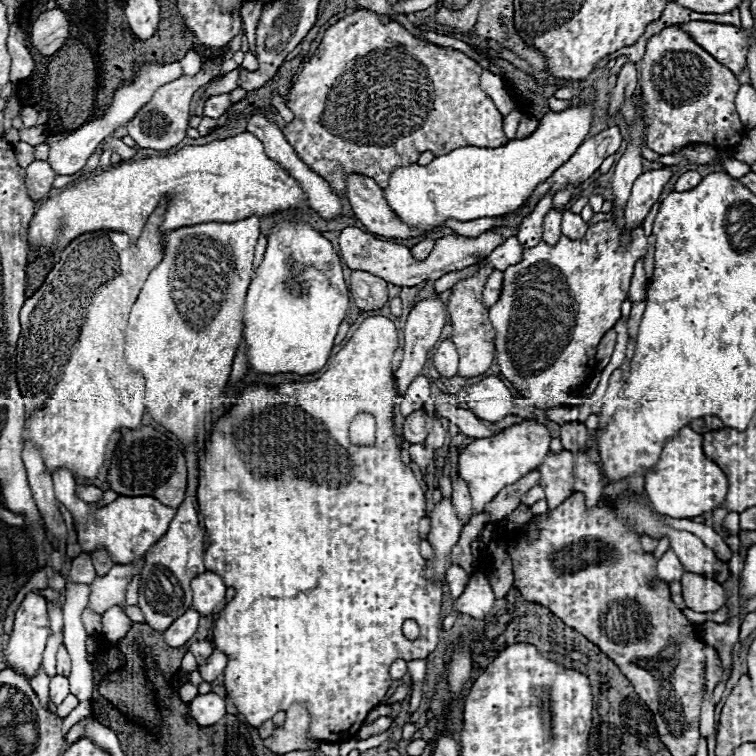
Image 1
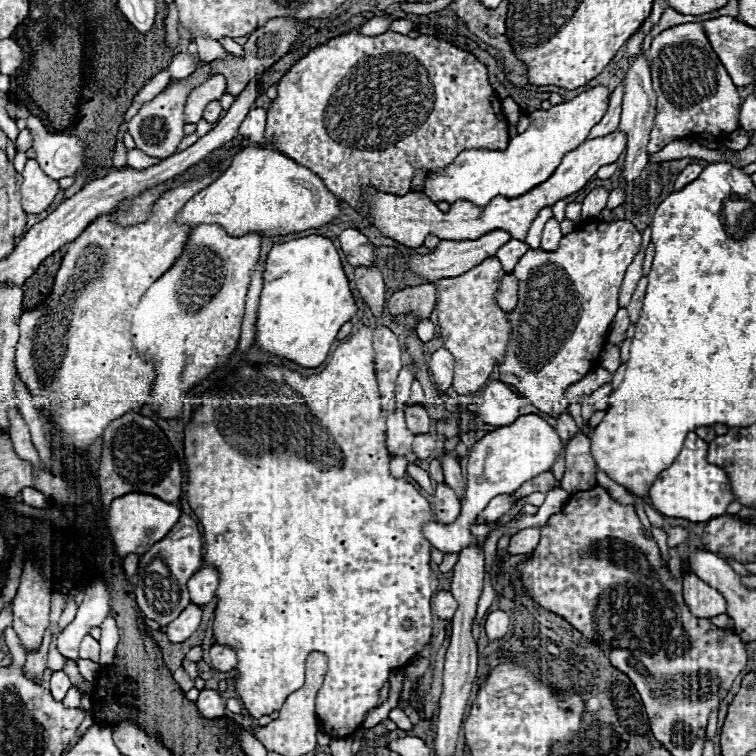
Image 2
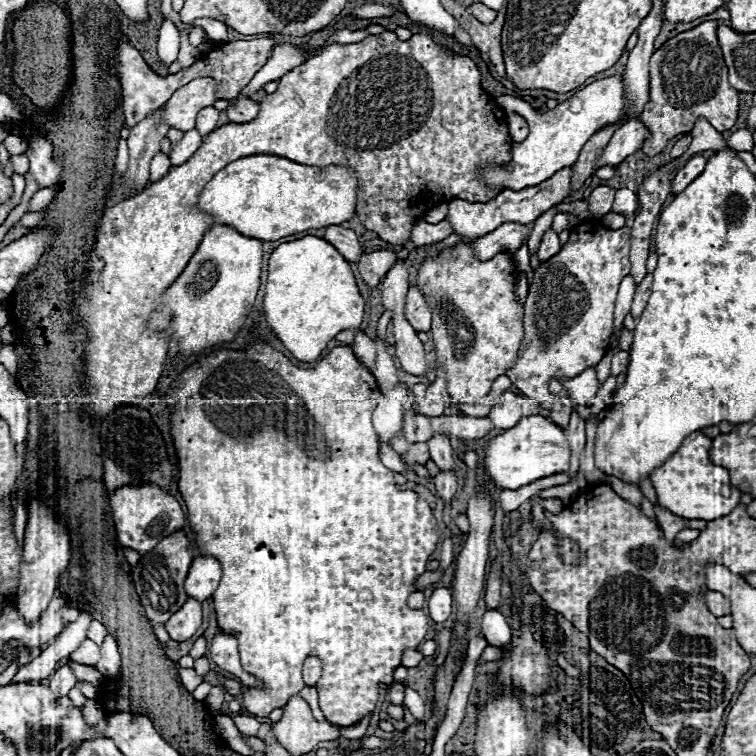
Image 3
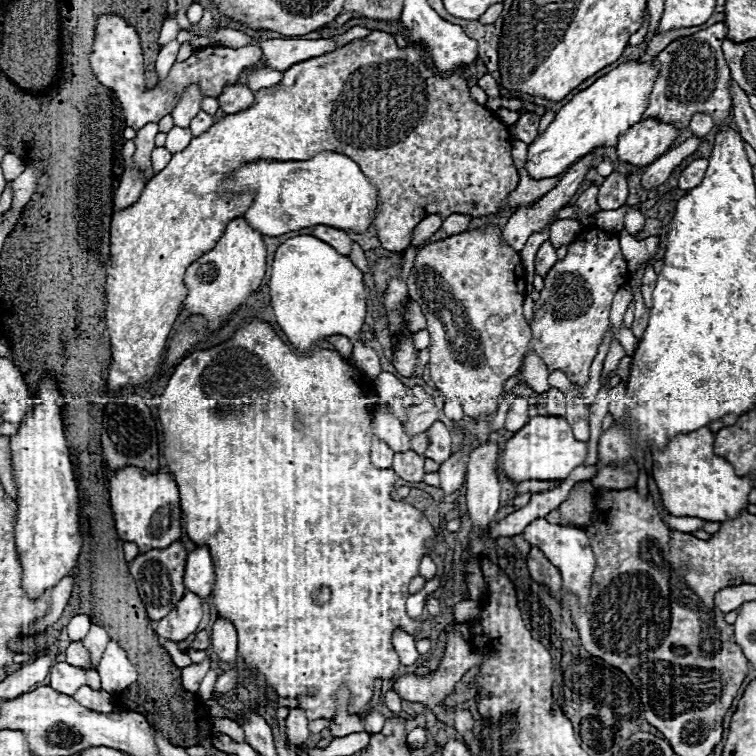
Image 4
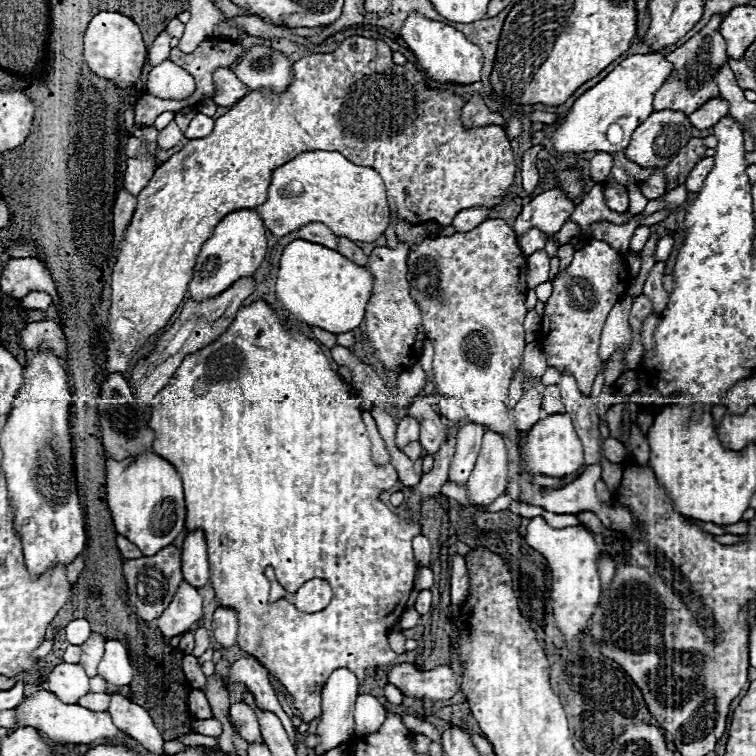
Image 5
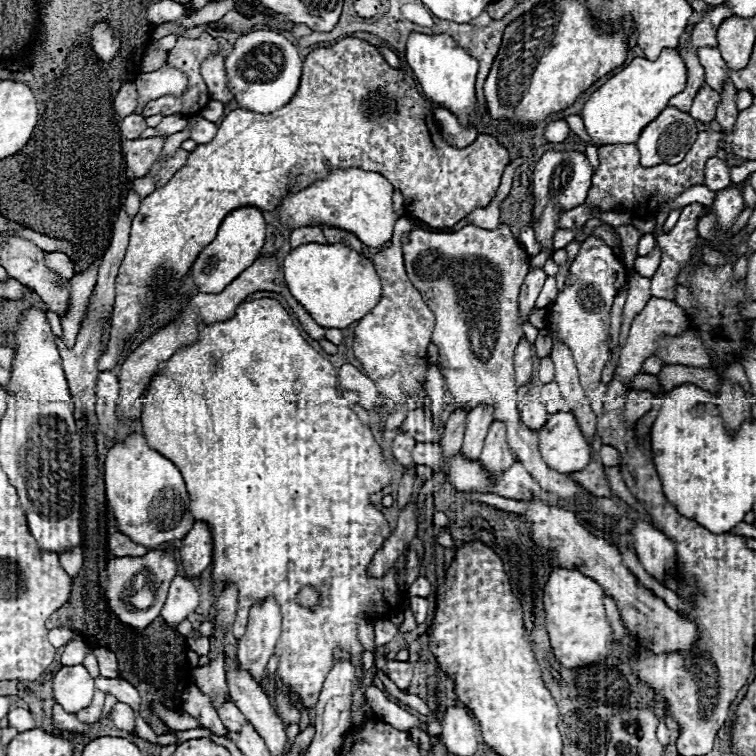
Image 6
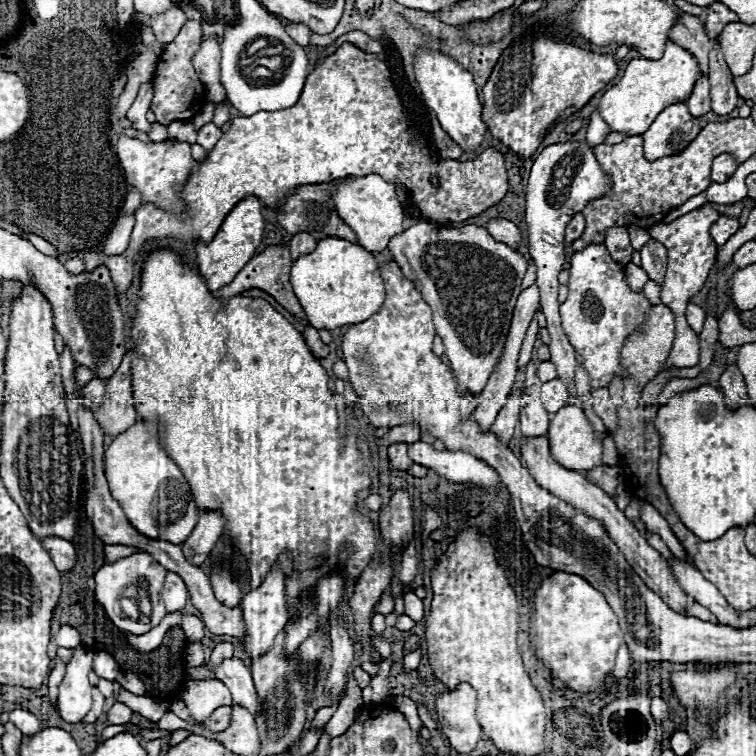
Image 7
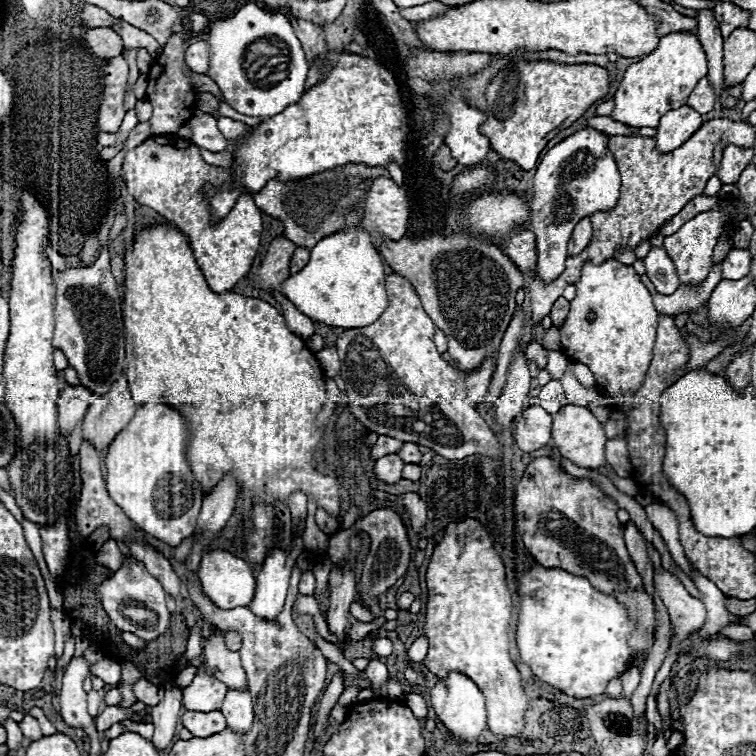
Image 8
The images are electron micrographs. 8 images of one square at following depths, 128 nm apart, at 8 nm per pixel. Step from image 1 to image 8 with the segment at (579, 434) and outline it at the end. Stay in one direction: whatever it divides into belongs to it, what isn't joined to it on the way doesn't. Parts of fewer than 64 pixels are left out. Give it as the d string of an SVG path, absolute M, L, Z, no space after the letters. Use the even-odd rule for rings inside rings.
M550 380L546 386L542 386L540 394L536 396L536 404L540 408L544 408L548 414L556 414L560 408L564 408L568 404L562 386L558 380Z

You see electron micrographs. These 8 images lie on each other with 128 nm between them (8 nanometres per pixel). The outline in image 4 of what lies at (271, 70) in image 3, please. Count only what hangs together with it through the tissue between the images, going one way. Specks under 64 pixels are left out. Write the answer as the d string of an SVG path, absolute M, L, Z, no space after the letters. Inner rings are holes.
M276 38L260 42L264 52L264 64L268 68L276 68L278 72L286 72L292 64L300 64L304 60L322 56L338 48L336 38L320 38L320 40L302 40L302 38Z

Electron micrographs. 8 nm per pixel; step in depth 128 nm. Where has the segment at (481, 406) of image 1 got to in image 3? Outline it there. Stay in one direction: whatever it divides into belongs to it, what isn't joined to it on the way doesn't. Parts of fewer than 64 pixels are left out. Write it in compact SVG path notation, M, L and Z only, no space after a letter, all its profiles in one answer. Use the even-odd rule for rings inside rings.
M511 391L504 392L498 398L498 402L492 406L492 410L488 412L488 418L492 420L492 424L496 428L502 428L502 430L516 426L520 422L520 418L530 415L541 415L549 418L550 411L544 410L536 402L530 402L526 396L518 396Z

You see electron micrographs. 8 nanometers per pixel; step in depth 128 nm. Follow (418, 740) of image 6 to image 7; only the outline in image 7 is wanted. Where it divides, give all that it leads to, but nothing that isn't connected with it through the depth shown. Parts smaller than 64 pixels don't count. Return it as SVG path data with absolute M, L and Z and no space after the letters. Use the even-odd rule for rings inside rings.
M397 696L394 698L394 705L395 709L406 717L413 732L419 735L423 724L418 716L416 703L408 697Z

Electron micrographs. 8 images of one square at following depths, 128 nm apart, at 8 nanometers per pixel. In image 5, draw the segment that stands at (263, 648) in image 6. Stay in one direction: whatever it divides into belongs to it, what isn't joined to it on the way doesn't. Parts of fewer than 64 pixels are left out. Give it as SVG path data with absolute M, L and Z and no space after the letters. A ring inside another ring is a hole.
M246 656L246 658L240 658L238 662L232 664L228 676L224 678L226 684L244 684L254 700L256 700L256 706L260 710L268 710L268 712L276 712L276 716L282 720L282 724L286 726L292 742L298 746L300 740L298 740L298 732L296 728L292 726L290 722L290 716L284 714L278 698L276 698L276 692L274 688L270 686L270 680L268 680L268 670L254 658L254 656Z

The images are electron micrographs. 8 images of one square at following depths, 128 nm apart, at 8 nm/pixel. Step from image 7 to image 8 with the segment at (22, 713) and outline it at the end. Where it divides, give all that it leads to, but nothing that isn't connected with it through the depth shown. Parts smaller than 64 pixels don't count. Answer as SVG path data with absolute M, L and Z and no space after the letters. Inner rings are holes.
M26 714L26 716L18 722L18 726L20 726L20 730L24 732L24 736L28 736L28 738L32 738L32 740L38 740L38 738L42 738L42 736L44 736L44 734L40 732L38 720L36 720L36 718L32 718L30 714Z

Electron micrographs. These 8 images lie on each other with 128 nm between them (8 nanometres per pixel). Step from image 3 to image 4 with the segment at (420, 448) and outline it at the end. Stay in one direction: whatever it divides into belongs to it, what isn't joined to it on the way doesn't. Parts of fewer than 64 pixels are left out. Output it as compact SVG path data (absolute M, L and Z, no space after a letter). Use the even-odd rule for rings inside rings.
M414 450L408 452L398 452L394 454L394 464L392 470L404 478L406 482L422 482L424 476L424 456L416 454Z

